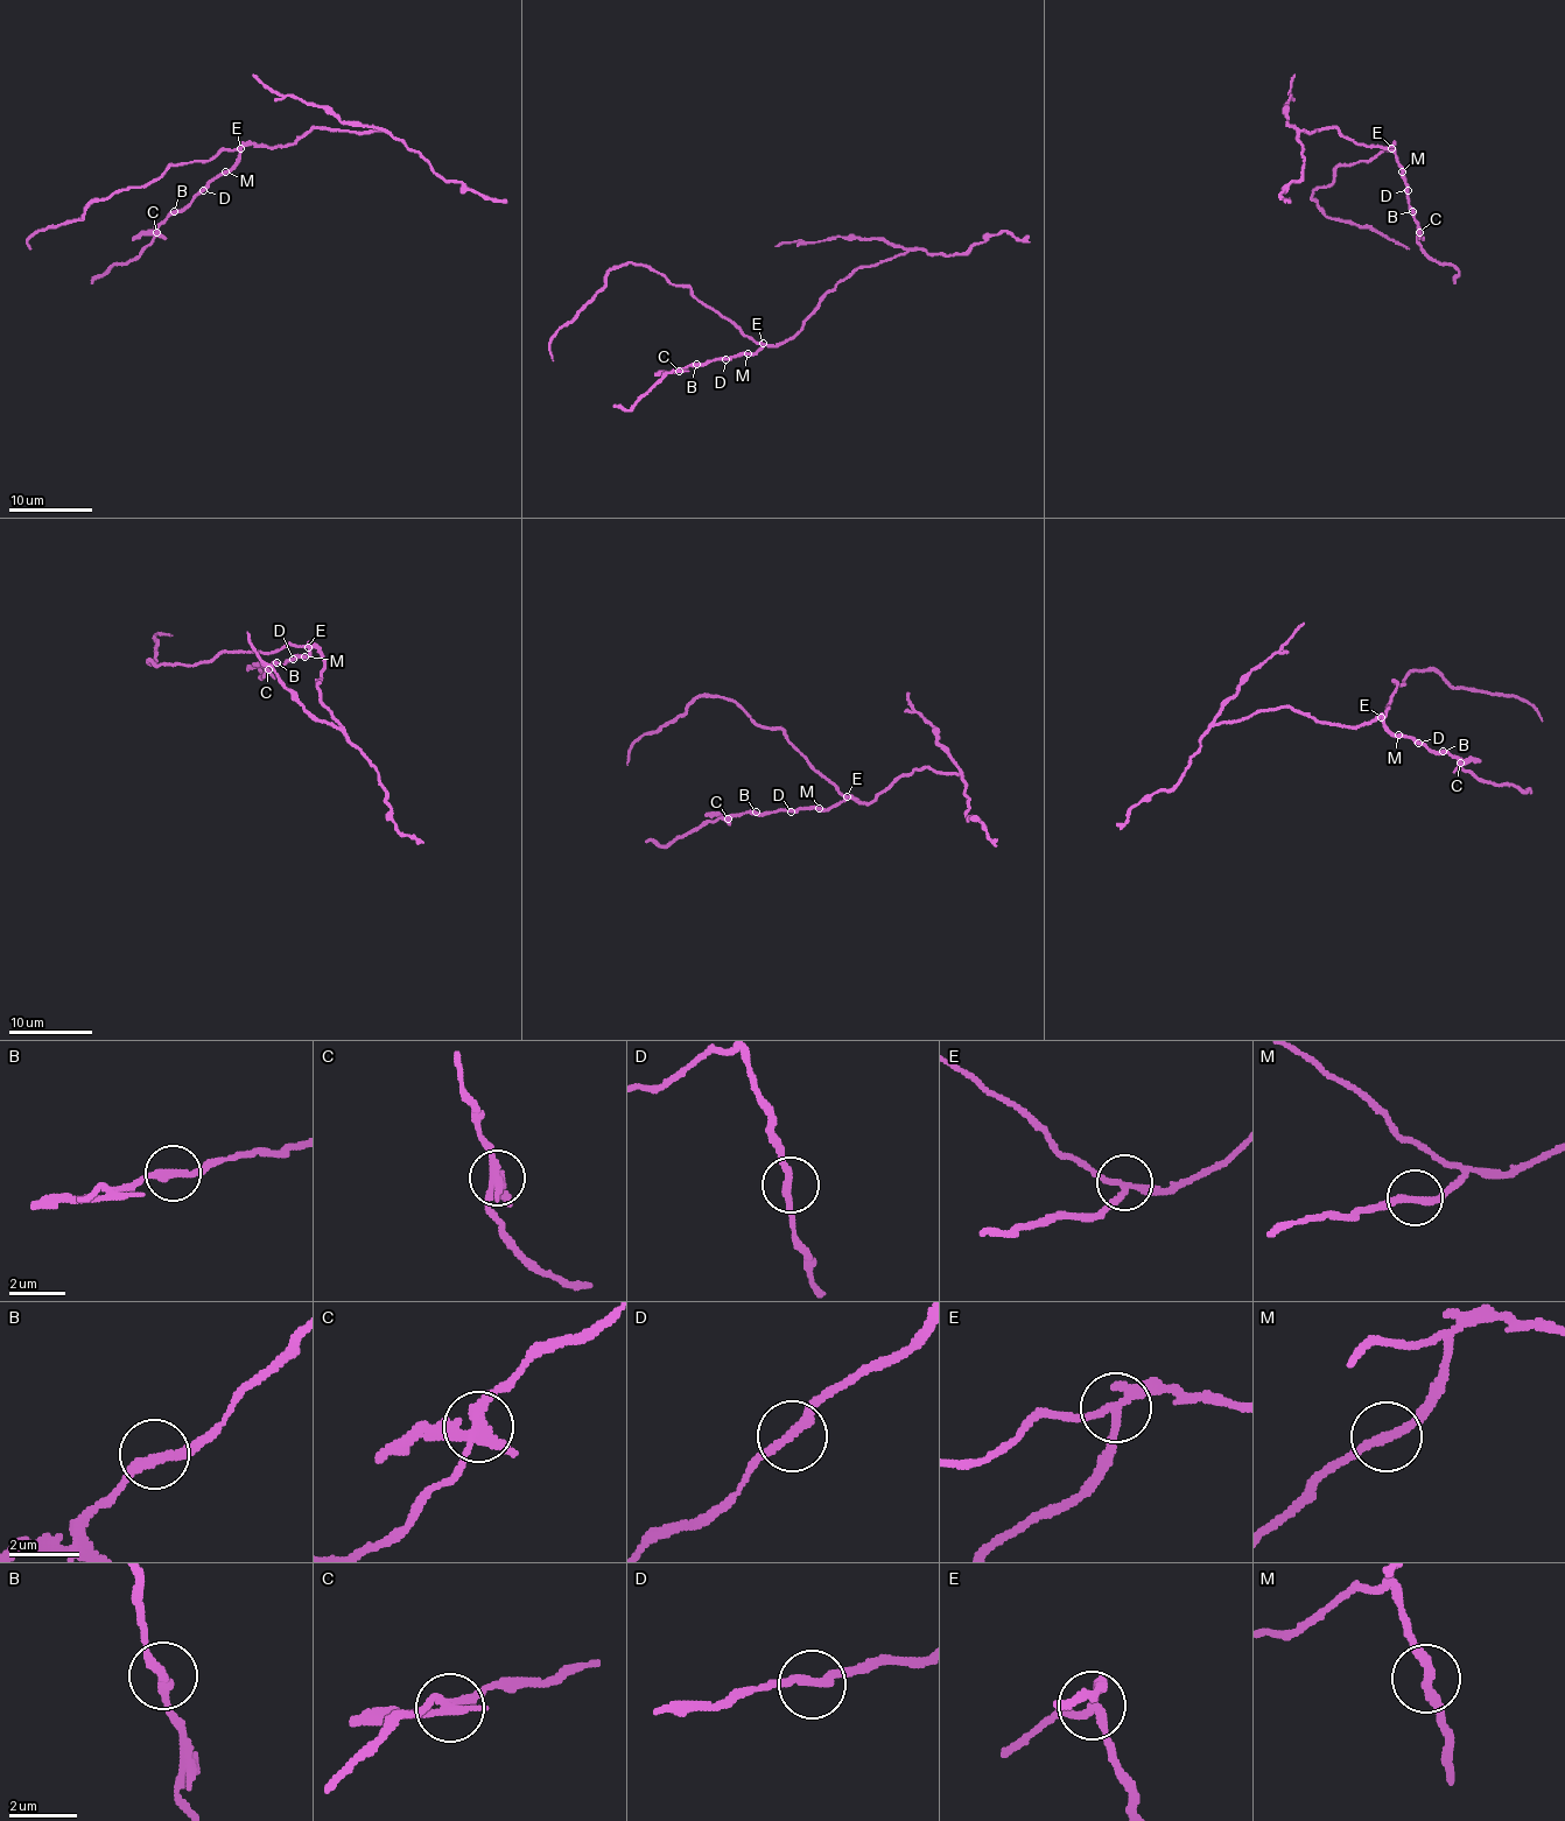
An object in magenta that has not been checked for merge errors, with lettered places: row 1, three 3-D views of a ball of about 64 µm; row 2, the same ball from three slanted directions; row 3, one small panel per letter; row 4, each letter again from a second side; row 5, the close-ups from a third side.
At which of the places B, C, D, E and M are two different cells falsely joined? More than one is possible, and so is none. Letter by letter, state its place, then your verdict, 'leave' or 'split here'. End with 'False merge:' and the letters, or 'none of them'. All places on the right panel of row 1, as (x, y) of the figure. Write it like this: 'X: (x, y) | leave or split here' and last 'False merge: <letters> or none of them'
B: (1412, 211) | leave
C: (1419, 232) | split here
D: (1408, 190) | leave
E: (1391, 148) | split here
M: (1402, 171) | leave
False merge: C, E

